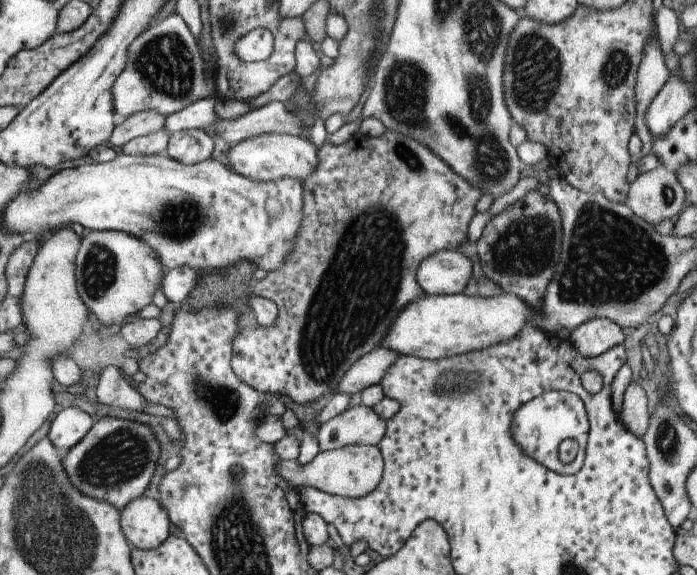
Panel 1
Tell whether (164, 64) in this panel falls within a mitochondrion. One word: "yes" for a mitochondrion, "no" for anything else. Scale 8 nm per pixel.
yes

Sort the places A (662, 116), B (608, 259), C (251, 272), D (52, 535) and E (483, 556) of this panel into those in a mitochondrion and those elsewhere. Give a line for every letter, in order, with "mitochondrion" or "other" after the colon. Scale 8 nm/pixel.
A: other
B: mitochondrion
C: other
D: mitochondrion
E: other

